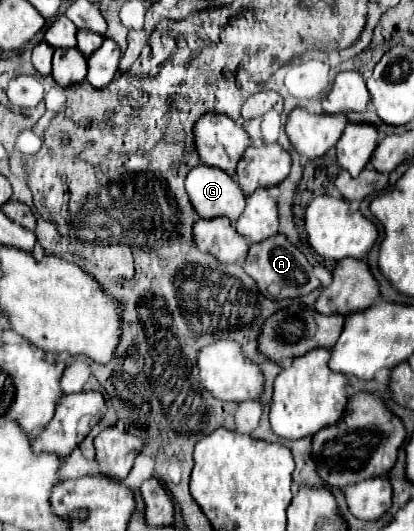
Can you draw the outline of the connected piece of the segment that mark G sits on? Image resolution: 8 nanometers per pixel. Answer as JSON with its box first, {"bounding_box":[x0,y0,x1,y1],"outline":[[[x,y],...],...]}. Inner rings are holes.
{"bounding_box":[186,163,246,223],"outline":[[[204,163],[196,165],[186,177],[186,191],[190,195],[194,209],[202,219],[224,215],[234,223],[238,221],[238,217],[244,213],[244,207],[246,207],[246,193],[240,189],[240,183],[234,177],[230,177],[226,171],[212,165],[204,165]]]}

